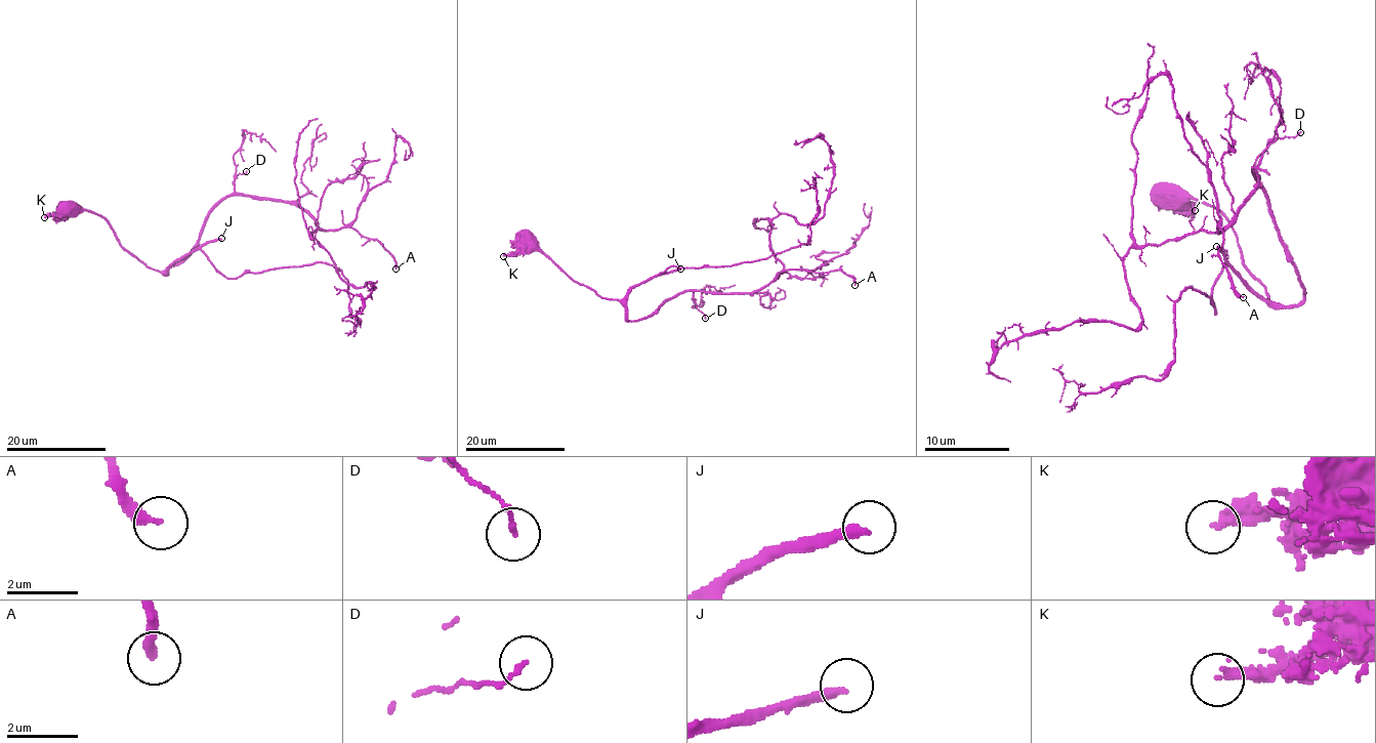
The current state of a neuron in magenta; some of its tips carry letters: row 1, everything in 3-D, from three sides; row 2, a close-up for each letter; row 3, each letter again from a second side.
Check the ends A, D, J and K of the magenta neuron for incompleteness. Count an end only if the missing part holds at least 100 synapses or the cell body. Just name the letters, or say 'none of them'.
J

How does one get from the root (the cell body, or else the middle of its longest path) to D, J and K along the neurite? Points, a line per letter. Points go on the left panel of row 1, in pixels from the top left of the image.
D: (66, 207), (100, 214), (123, 247), (166, 274), (246, 171)
J: (66, 207), (78, 205), (100, 214), (123, 247), (159, 271), (165, 271), (177, 259), (221, 238)
K: (66, 207), (63, 205), (55, 214), (44, 217)

